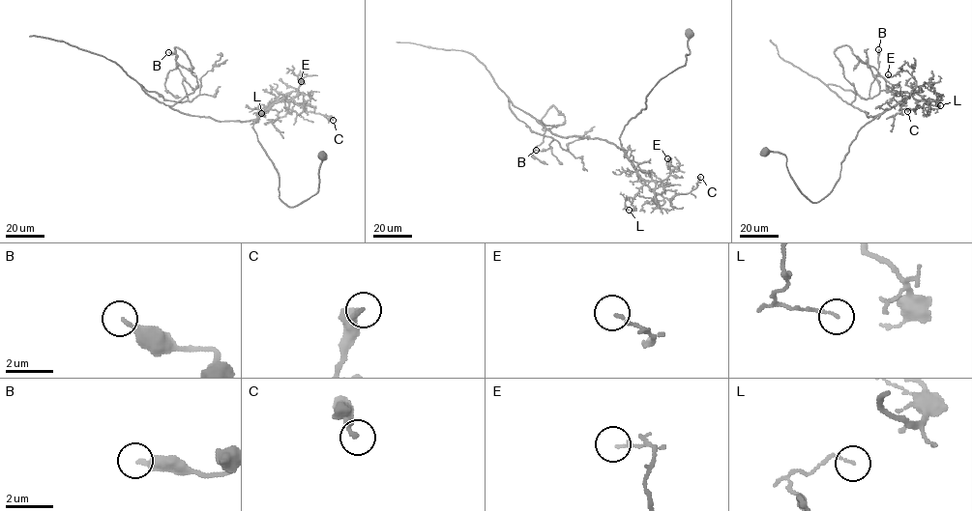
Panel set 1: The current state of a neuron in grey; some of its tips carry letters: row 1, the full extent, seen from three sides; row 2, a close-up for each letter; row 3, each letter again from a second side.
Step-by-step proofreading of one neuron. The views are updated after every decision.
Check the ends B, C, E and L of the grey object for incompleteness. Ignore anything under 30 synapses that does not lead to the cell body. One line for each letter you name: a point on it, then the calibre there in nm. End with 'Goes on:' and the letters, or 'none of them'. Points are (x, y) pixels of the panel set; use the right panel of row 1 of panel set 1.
Goes on: none of them

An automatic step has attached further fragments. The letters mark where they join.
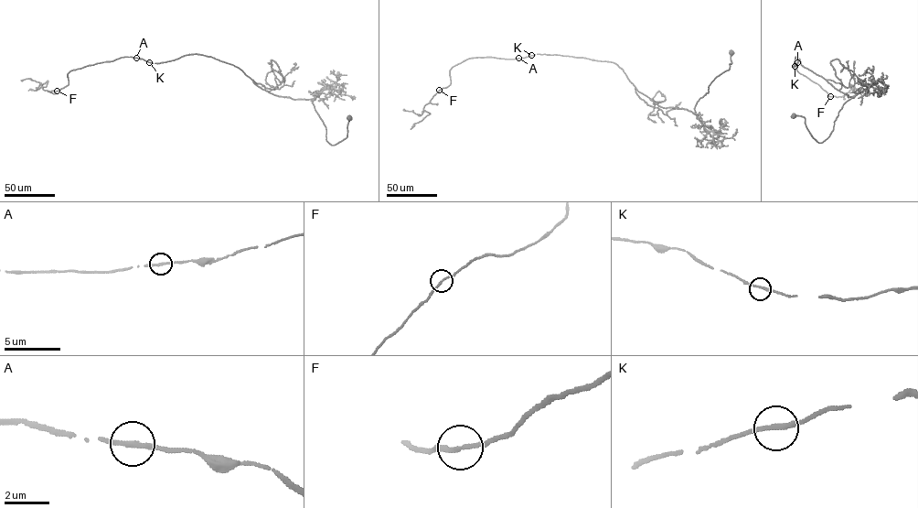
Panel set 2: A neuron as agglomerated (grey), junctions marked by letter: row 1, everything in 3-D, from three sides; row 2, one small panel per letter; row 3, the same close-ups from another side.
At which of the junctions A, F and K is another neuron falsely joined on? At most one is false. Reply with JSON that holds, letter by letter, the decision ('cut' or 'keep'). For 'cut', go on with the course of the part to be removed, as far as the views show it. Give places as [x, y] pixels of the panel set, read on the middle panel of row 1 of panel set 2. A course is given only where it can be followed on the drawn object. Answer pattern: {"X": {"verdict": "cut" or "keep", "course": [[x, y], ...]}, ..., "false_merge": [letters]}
{"A": {"verdict": "keep"}, "F": {"verdict": "keep"}, "K": {"verdict": "keep"}, "false_merge": []}

